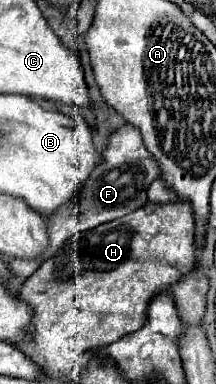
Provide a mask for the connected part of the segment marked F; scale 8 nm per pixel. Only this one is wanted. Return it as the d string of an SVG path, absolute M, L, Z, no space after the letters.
M121 126L109 136L109 144L103 150L103 160L93 172L89 174L89 180L85 180L81 188L81 196L73 200L73 204L67 204L61 208L61 212L55 212L53 216L47 216L47 228L49 228L49 252L41 254L41 260L51 258L67 238L81 230L95 228L99 224L111 222L119 216L125 216L127 212L133 212L141 208L147 202L147 188L153 180L159 178L159 168L153 156L147 152L141 140L141 132L137 132L135 126Z

